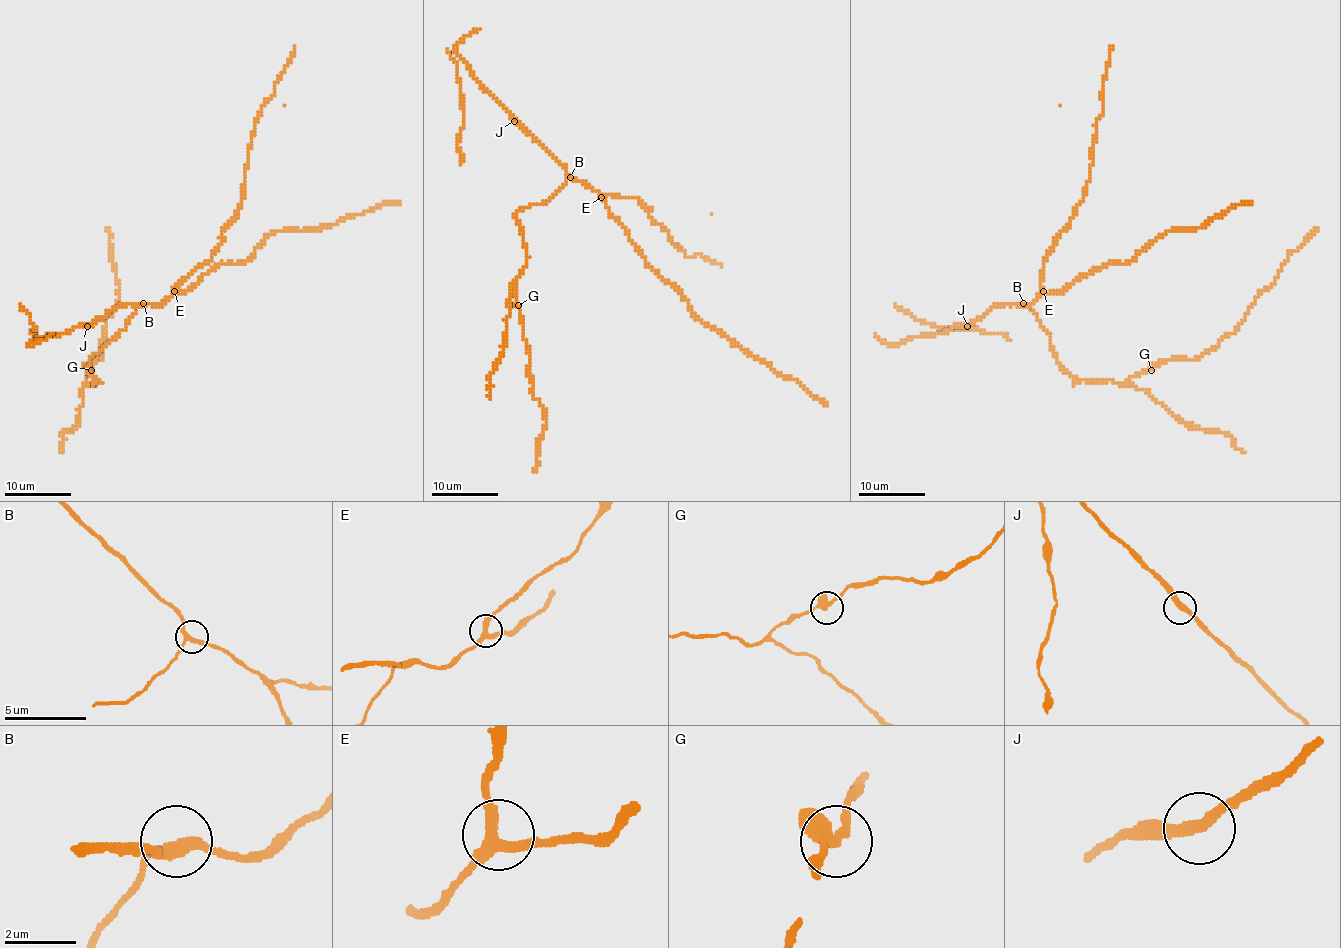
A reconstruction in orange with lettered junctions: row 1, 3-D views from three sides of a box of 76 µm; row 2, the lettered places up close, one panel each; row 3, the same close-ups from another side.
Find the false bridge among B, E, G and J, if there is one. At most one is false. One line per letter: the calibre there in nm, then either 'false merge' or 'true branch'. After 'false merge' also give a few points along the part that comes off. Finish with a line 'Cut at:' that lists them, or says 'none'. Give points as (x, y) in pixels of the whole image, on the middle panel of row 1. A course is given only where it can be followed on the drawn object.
B: 260 nm | true branch
E: 300 nm | true branch
G: 300 nm | true branch
J: 320 nm | true branch
Cut at: none

